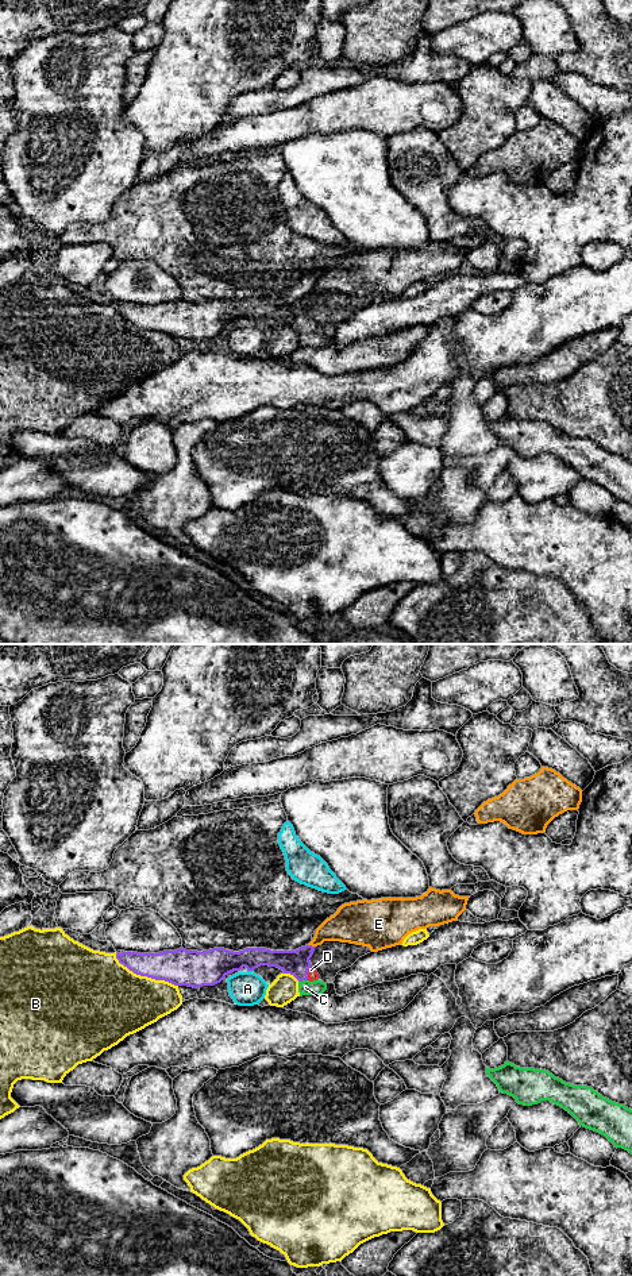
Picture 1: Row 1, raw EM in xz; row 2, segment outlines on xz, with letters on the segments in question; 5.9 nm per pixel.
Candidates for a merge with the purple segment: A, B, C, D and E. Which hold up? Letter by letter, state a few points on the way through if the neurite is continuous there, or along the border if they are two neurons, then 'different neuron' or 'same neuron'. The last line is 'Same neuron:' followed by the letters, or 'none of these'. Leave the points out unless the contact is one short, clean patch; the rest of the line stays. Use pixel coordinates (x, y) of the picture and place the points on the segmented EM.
A: different neuron
B: different neuron
C: border xz (305, 979), (299, 982); different neuron
D: way xz (296, 963), (307, 972), (312, 974); same neuron
E: different neuron
Same neuron: D

